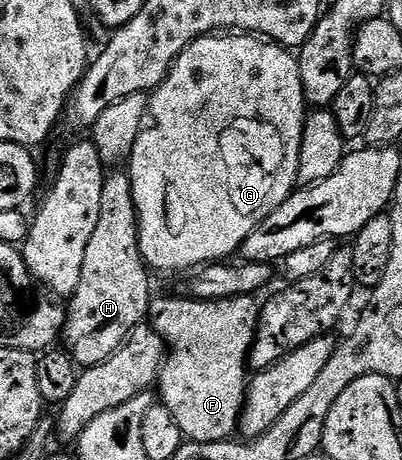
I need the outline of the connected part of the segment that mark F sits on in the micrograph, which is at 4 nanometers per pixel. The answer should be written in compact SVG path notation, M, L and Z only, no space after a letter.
M185 295L185 297L157 296L148 307L147 320L166 346L166 356L161 364L158 378L158 389L160 387L159 400L168 408L170 415L174 415L178 427L184 432L184 436L189 442L214 443L215 441L226 441L237 432L240 423L240 412L244 406L244 394L248 392L250 384L248 352L252 349L252 341L256 338L256 322L260 319L261 302L256 300L257 298L252 295L246 297L227 297L221 301L198 301L188 295Z

